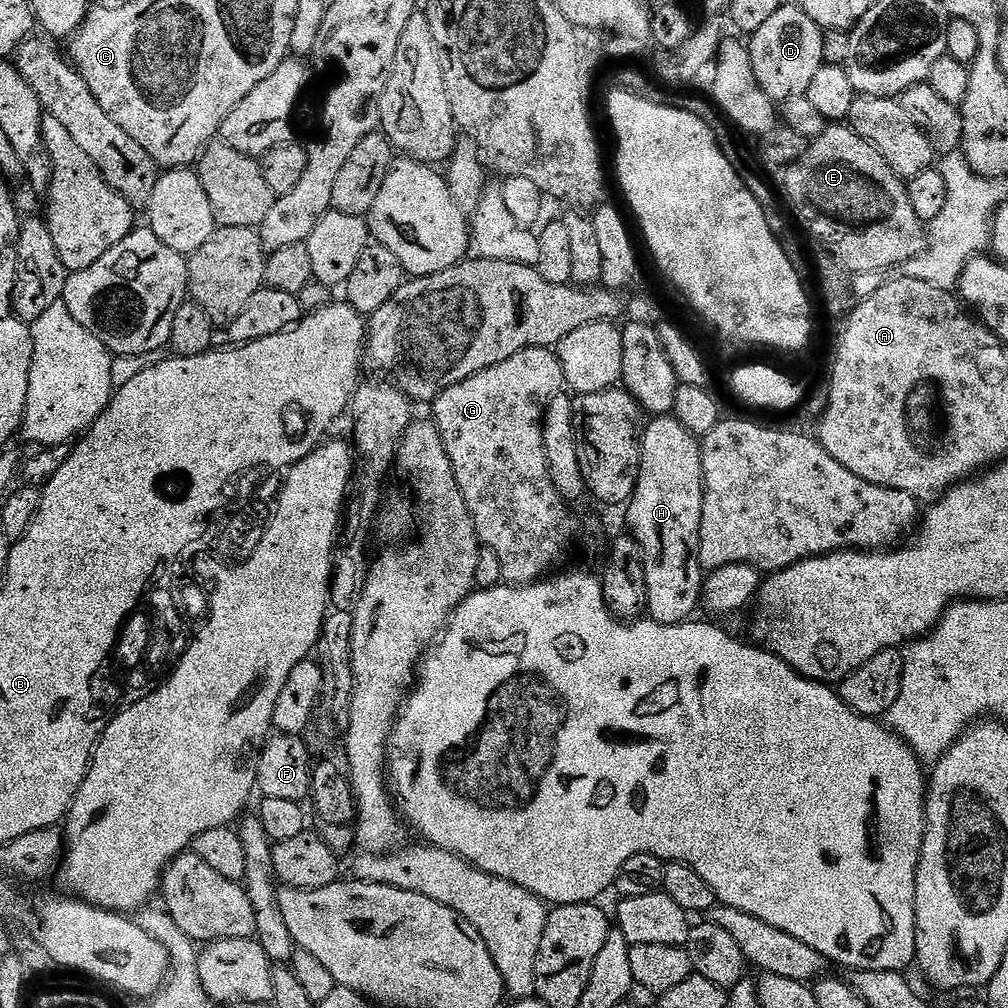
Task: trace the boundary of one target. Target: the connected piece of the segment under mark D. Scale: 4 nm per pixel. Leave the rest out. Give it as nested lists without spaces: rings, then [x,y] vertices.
[[[785,3],[778,14],[773,14],[757,32],[751,33],[746,45],[753,62],[753,72],[772,101],[783,102],[807,96],[814,74],[818,74],[818,70],[825,65],[824,33],[825,29],[795,3]]]

